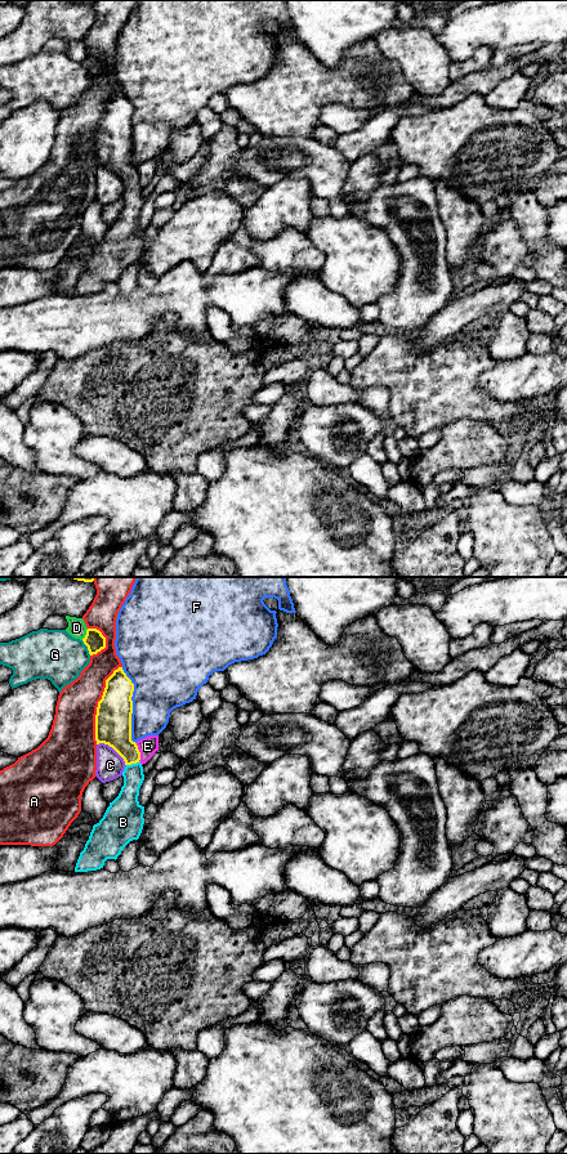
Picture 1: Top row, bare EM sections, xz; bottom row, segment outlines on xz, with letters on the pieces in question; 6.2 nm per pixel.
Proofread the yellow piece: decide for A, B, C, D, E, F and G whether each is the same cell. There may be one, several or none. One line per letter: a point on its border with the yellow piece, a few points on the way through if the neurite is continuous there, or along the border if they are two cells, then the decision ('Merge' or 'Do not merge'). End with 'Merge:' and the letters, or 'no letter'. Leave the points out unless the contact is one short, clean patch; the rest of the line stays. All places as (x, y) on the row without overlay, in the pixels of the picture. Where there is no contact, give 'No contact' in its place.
A: Touches yellow at xz (98, 126). Do not merge
B: Touches yellow at xz (133, 186). Path across: xz (114, 151), (133, 186), (133, 204), (126, 224). Merge
C: Touches yellow at xz (114, 171). Do not merge
D: Touches yellow at xz (86, 57). Do not merge
E: Touches yellow at xz (139, 175). Do not merge
F: Touches yellow at xz (132, 129). Do not merge
G: Touches yellow at xz (88, 71). Do not merge
Merge: B

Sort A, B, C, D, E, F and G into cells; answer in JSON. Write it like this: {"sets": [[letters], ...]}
{"sets": [["A"], ["B"], ["C"], ["D"], ["E"], ["F"], ["G"]]}

